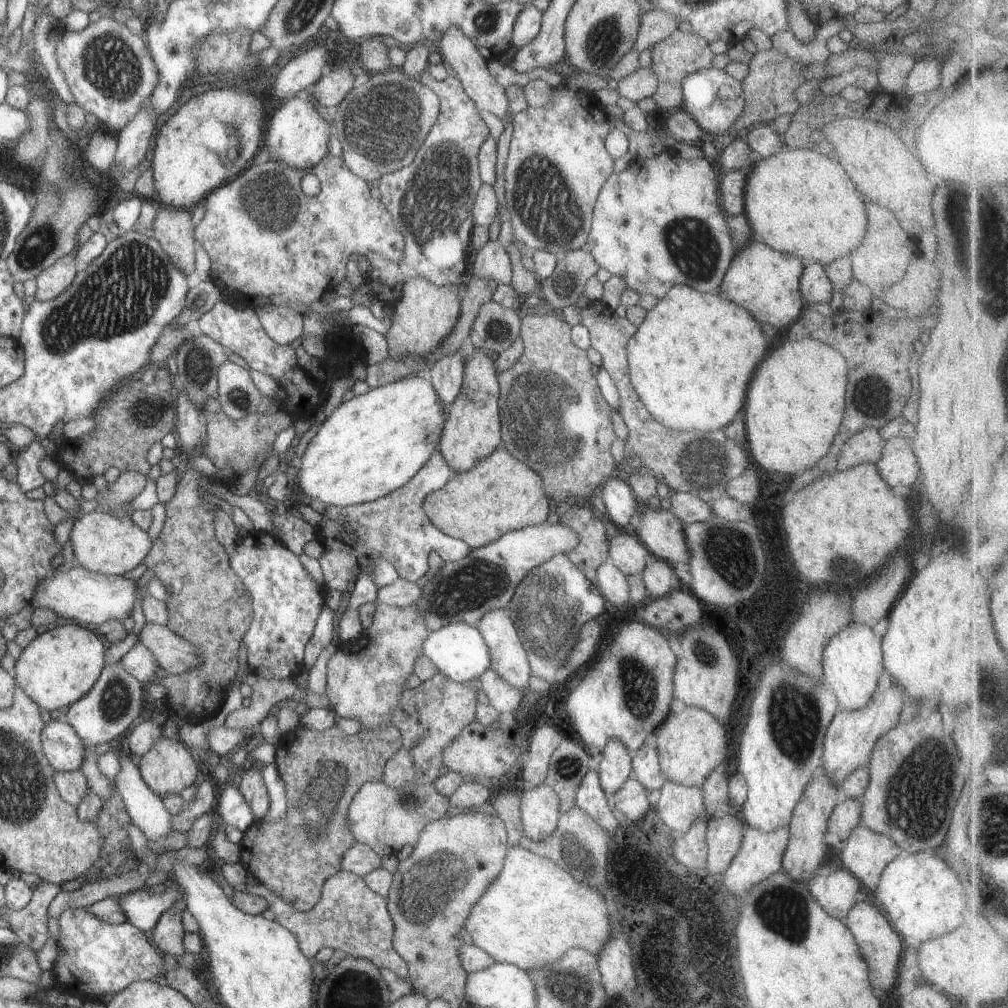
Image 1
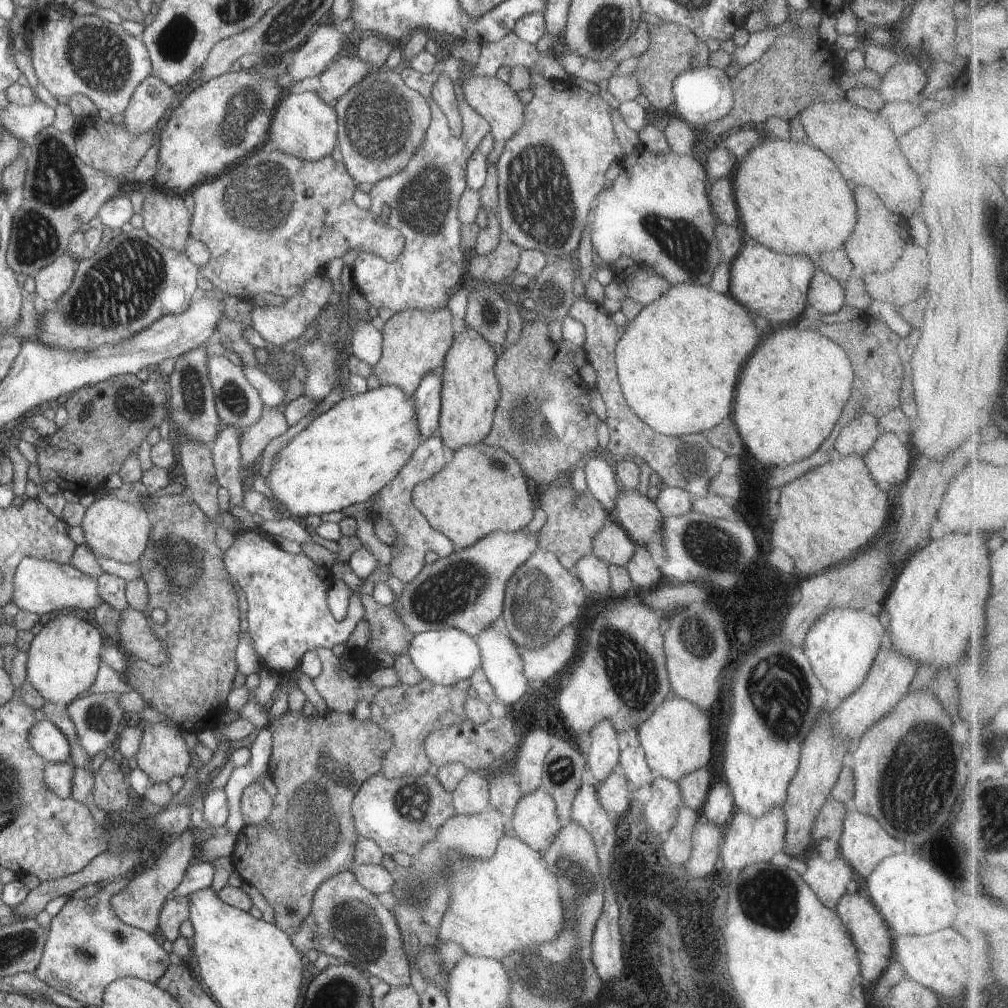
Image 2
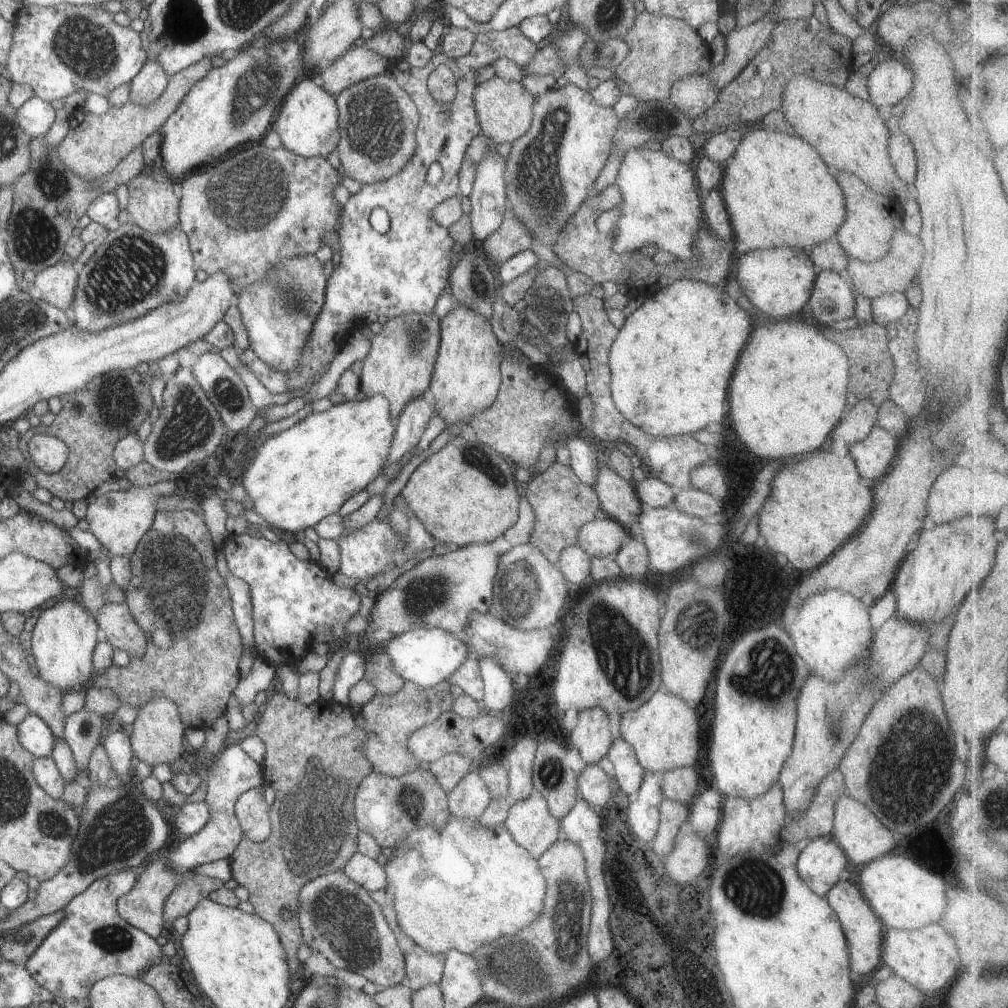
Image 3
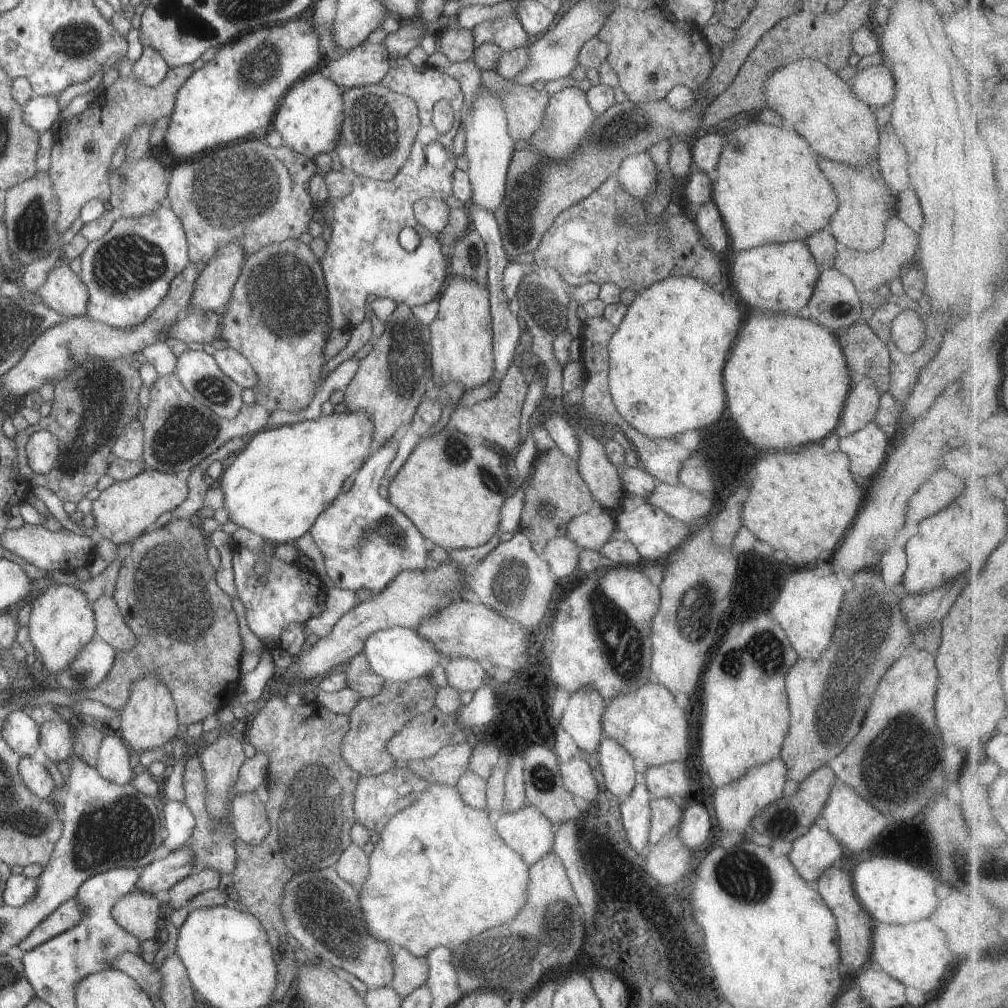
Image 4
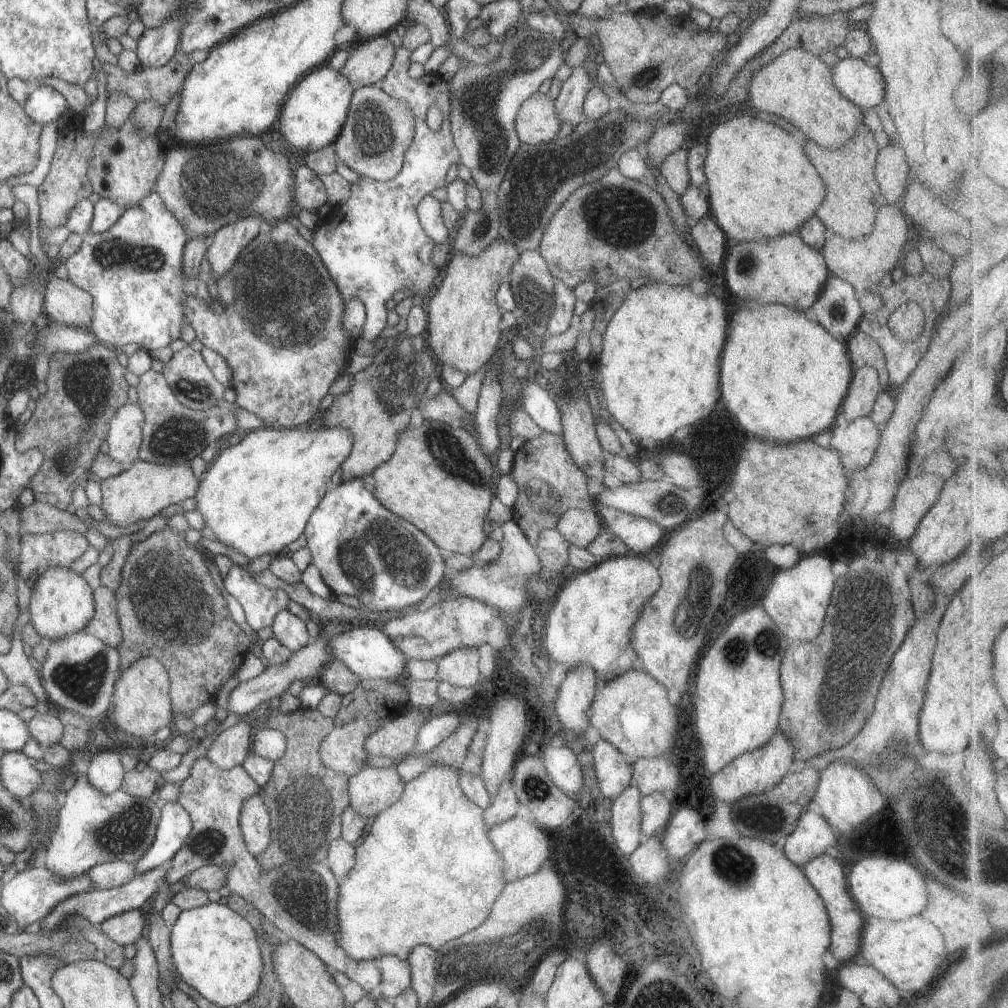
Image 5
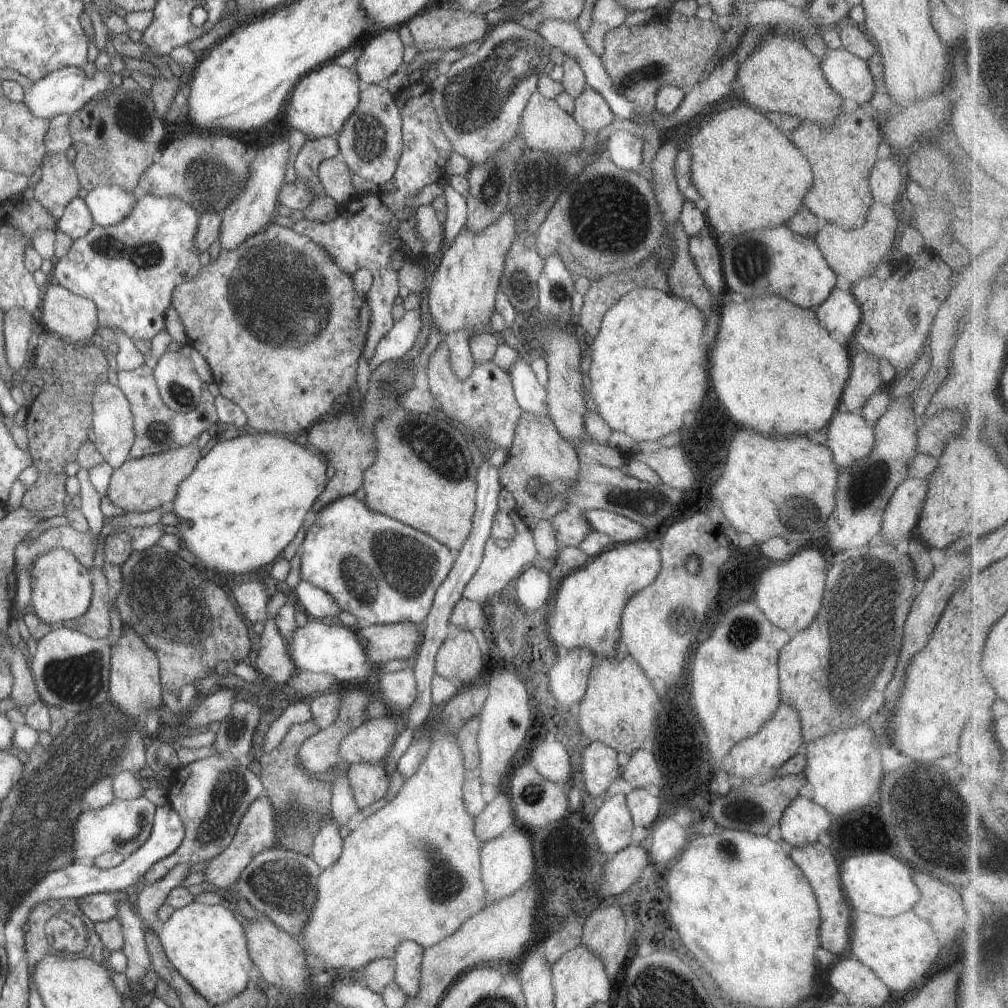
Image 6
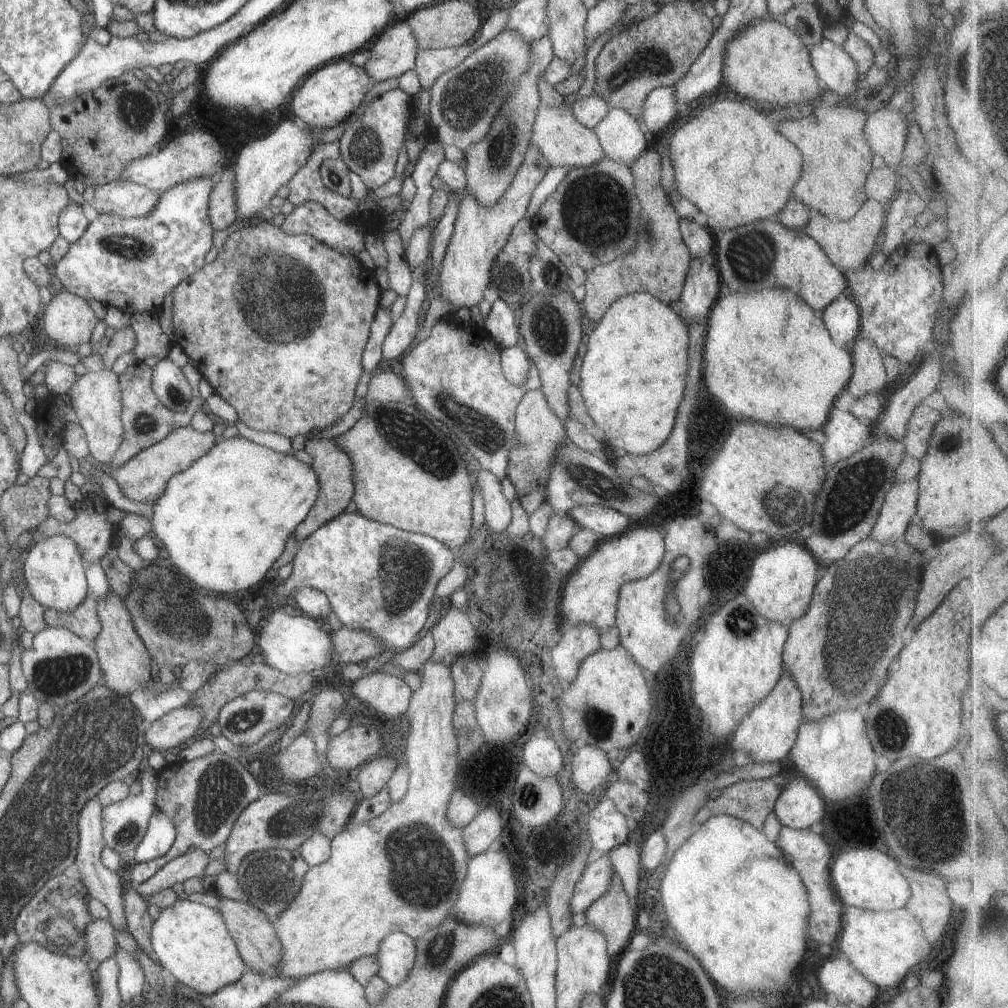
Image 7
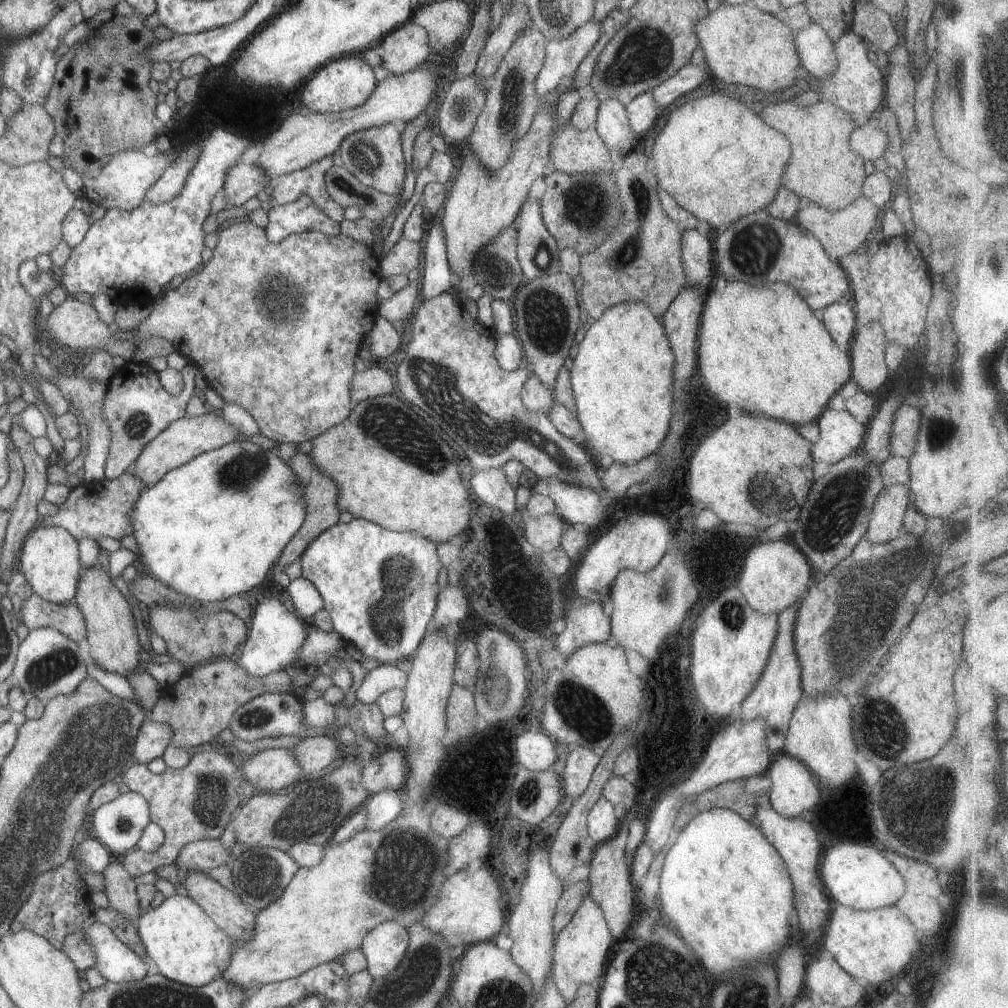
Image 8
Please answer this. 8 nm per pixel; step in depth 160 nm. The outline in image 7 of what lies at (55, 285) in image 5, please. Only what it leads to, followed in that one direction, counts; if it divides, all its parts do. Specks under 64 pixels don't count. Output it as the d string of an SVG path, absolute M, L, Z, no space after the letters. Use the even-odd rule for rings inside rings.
M61 290L46 305L43 330L57 348L73 349L90 342L98 319L87 300Z

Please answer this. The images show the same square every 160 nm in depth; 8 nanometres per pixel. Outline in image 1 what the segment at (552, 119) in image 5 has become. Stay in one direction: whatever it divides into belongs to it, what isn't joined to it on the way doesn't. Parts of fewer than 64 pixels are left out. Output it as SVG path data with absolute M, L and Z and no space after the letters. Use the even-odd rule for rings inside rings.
M449 26L449 29L442 35L440 41L441 60L454 76L458 77L466 94L474 101L480 112L488 111L501 118L504 122L507 119L505 114L508 110L509 100L505 91L490 75L486 67L487 54L469 40L463 34L460 27Z

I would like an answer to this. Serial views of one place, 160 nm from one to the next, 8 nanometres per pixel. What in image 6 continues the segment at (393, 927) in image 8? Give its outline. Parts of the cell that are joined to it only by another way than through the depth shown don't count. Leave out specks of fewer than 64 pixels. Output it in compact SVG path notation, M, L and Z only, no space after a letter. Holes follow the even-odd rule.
M402 940L397 946L394 983L407 994L415 997L421 987L421 962L424 947L412 941Z

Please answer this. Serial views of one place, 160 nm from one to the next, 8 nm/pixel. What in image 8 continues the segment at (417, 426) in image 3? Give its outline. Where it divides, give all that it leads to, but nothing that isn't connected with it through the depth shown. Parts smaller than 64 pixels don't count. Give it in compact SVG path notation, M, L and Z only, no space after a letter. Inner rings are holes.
M352 519L347 523L336 523L328 530L319 534L305 550L302 557L300 557L300 566L302 567L302 574L306 580L309 580L320 592L324 607L330 614L330 620L332 620L332 626L334 631L338 631L345 640L346 644L354 644L356 648L360 649L365 657L374 658L384 665L394 665L396 660L402 660L408 658L417 652L417 649L421 645L423 639L427 636L429 628L429 622L434 616L437 607L437 598L439 595L438 586L438 572L442 568L440 562L440 554L437 543L423 537L420 533L414 533L406 531L399 533L396 531L390 531L383 529L380 525L374 524L366 519Z

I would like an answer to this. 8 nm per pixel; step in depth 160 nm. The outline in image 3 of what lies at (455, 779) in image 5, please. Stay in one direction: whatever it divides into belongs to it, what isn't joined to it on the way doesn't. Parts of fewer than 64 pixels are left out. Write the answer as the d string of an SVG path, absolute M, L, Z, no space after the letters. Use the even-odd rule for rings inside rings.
M450 814L450 820L446 822L446 828L440 828L436 830L434 826L418 826L415 827L404 840L398 840L398 848L392 850L394 854L394 860L388 860L386 866L384 866L384 872L386 872L386 880L388 880L388 886L386 890L390 890L390 893L396 894L396 920L398 920L398 926L404 930L404 934L414 942L418 944L422 950L430 952L430 954L446 953L448 950L455 949L460 953L466 955L472 955L476 948L480 948L482 944L488 944L500 936L514 936L518 934L524 926L528 926L530 922L534 922L542 910L542 904L544 904L544 896L546 896L546 880L538 868L538 862L530 856L530 852L524 848L518 846L514 841L514 838L508 833L508 830L504 826L500 825L498 828L486 828L482 826L477 819L466 818L466 820L456 820L456 816L452 818L454 814Z

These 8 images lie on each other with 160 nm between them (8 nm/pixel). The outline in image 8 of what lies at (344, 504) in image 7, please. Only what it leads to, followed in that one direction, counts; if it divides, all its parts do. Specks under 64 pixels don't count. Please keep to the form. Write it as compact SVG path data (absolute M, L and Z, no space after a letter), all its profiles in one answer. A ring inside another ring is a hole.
M300 451L290 459L288 464L301 480L303 493L305 494L304 498L307 502L307 515L302 526L295 532L290 542L286 544L276 562L281 569L294 562L297 558L302 557L308 545L319 534L322 534L322 532L339 522L341 513L339 504L337 503L337 498L339 497L339 486L337 482L331 476L328 476L321 468L318 468L318 465L314 462L313 456L310 453L302 453Z

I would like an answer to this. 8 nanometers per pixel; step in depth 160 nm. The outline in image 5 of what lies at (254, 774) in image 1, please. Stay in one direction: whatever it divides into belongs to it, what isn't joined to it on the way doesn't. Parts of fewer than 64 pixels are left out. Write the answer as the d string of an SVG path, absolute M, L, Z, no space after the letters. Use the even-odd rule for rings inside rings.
M260 794L252 795L242 803L239 823L247 849L257 857L271 843L269 810Z

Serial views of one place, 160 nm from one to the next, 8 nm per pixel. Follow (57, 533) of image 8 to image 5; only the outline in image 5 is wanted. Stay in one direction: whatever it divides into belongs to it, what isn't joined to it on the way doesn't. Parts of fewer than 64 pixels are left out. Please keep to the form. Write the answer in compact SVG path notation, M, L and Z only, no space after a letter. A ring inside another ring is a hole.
M48 567L41 571L41 574L31 582L29 613L31 616L30 623L32 623L36 632L41 636L44 642L50 642L84 630L96 614L96 600L92 600L92 590L90 590L90 586L84 582L82 575L73 572L69 568Z

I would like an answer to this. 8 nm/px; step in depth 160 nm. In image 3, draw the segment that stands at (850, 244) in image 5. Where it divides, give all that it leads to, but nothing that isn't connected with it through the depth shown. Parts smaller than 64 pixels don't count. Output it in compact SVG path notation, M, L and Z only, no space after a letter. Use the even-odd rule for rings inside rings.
M896 230L891 240L891 249L888 255L876 262L862 262L861 260L849 259L846 266L846 277L855 290L860 291L870 300L886 293L904 293L920 268L924 247L918 236L911 236L901 230Z

